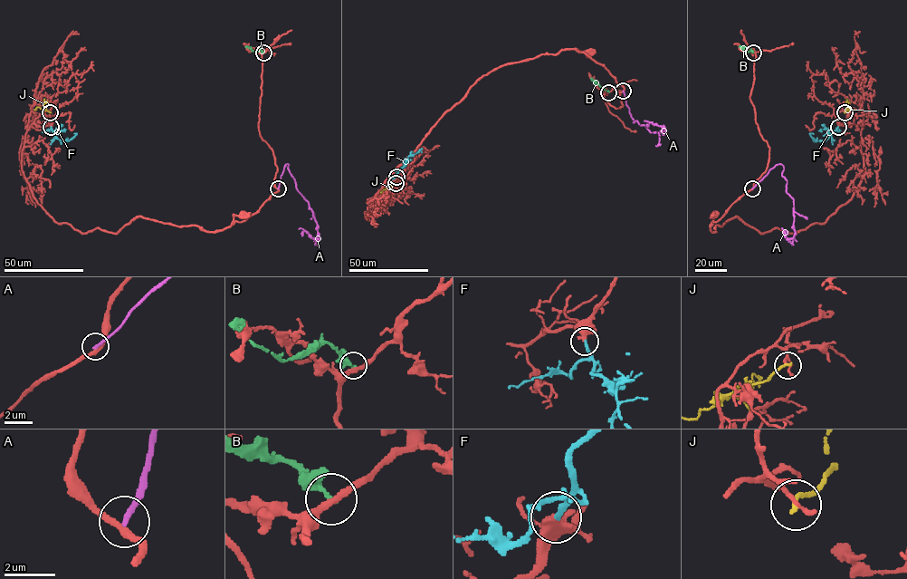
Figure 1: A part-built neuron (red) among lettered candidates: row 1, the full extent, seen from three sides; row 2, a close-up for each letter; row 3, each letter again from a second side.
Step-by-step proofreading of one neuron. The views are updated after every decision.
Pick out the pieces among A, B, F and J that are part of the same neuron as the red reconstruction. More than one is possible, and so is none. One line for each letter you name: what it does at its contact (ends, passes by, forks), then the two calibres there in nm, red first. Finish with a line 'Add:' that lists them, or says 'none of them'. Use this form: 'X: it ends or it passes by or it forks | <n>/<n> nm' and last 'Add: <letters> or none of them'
F: it ends | 400/220 nm
Add: F

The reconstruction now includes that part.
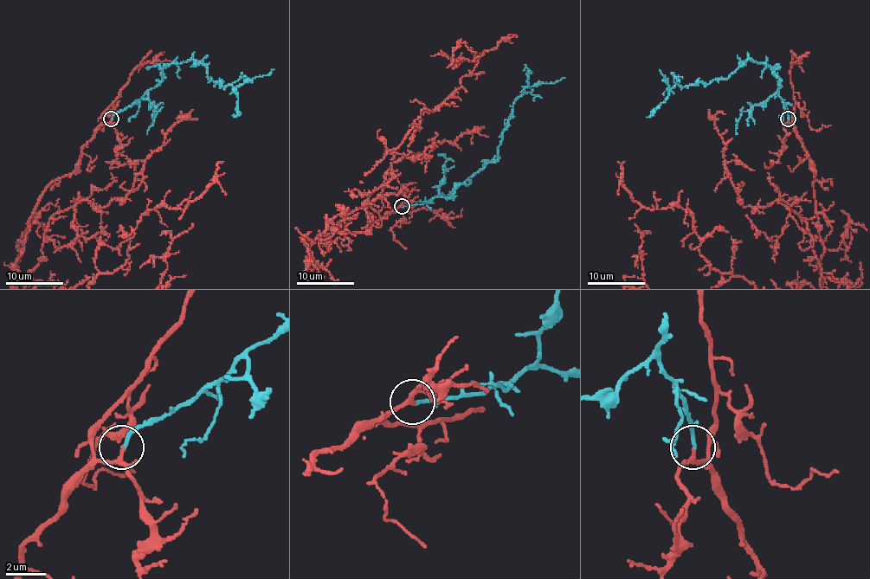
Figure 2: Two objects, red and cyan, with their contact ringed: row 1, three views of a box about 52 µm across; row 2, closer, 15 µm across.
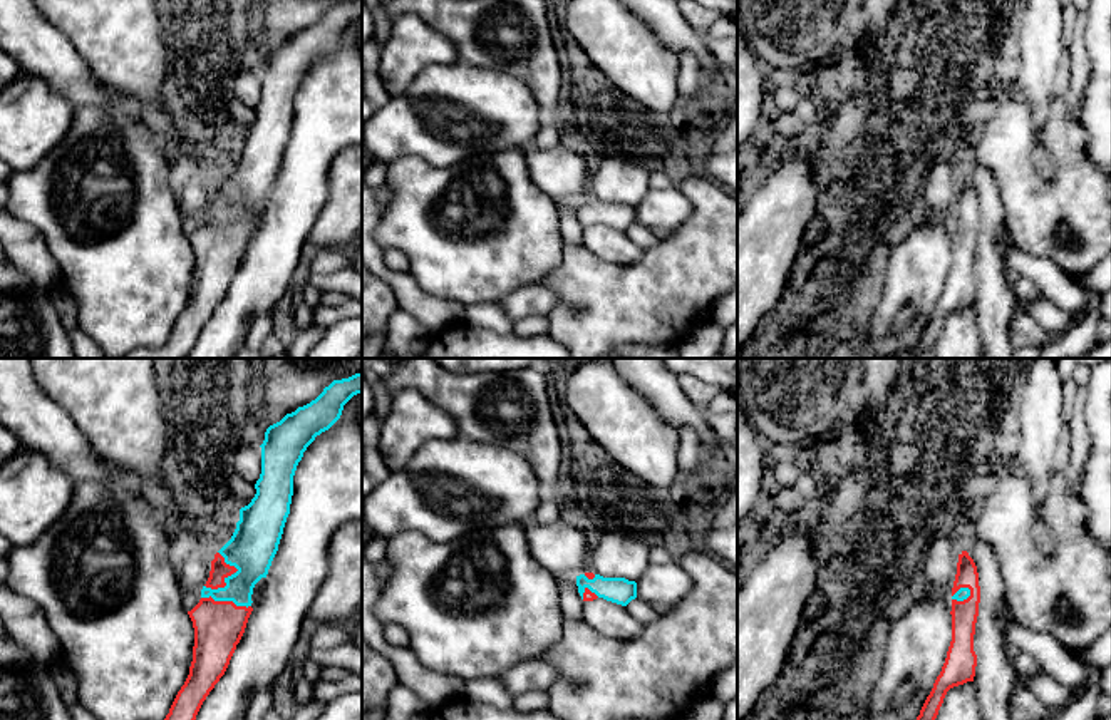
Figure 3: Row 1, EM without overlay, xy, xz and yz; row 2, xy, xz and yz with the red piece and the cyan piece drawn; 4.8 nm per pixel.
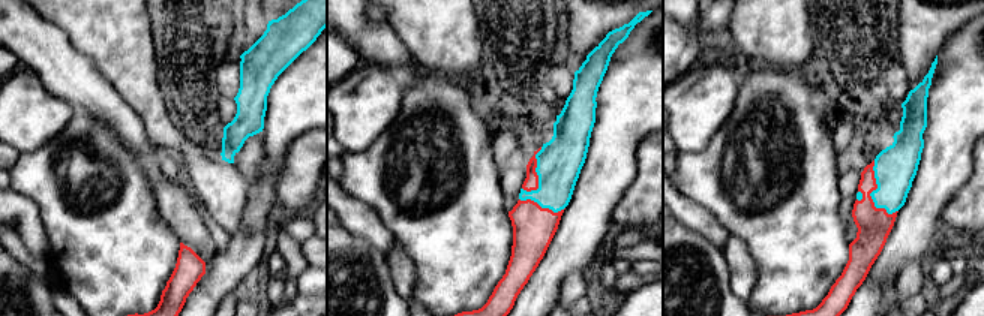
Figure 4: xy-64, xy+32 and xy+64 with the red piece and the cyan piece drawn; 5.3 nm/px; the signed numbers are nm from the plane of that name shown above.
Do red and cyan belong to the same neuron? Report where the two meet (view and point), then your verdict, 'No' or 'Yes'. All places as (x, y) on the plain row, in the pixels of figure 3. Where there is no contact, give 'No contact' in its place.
Touches red at xy (227, 226). Yes

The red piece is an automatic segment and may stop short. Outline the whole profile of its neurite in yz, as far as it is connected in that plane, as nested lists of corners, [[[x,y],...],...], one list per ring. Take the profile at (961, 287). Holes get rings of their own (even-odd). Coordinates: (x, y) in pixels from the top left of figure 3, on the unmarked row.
[[[967,176],[959,179],[957,199],[952,213],[952,266],[945,288],[927,321],[920,340],[908,350],[890,358],[918,358],[933,352],[947,316],[953,311],[974,306],[977,280],[974,276],[975,248],[979,241],[980,211],[974,184]]]

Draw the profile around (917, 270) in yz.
[[[930,216],[917,226],[897,248],[893,248],[883,281],[883,293],[868,325],[873,358],[890,358],[893,353],[908,350],[920,340],[937,301],[947,283],[952,266],[952,221]],[[903,306],[912,306],[915,315],[910,325],[897,333],[893,321]]]

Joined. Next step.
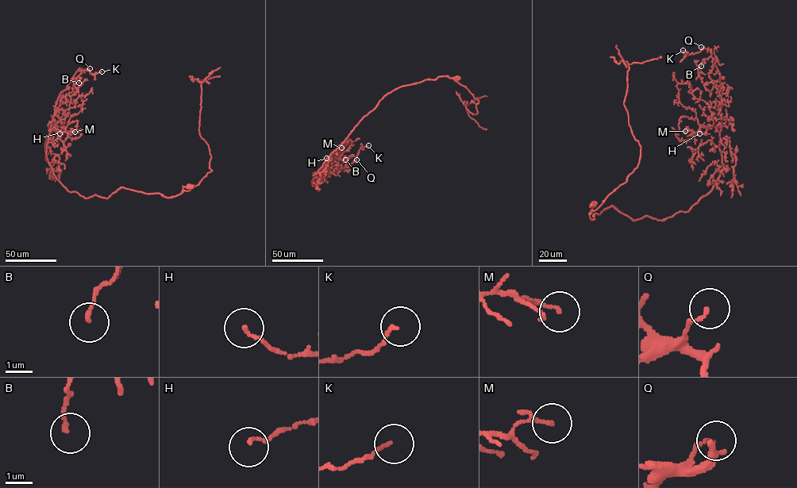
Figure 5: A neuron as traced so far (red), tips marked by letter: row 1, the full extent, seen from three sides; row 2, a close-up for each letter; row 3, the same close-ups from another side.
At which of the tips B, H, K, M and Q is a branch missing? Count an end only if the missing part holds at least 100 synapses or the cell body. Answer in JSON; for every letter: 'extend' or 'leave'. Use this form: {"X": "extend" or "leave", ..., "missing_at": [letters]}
{"B": "leave", "H": "leave", "K": "leave", "M": "leave", "Q": "leave", "missing_at": []}

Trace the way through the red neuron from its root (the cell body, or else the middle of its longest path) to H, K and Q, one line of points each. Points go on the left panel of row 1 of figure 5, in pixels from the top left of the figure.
H: (189, 186), (170, 197), (123, 187), (107, 198), (70, 192), (46, 158), (49, 132), (65, 129), (59, 133)
K: (189, 186), (170, 197), (120, 187), (85, 197), (56, 178), (46, 146), (57, 97), (82, 70), (102, 71)
Q: (189, 186), (170, 197), (120, 187), (107, 198), (85, 197), (56, 178), (46, 154), (55, 106), (90, 68)

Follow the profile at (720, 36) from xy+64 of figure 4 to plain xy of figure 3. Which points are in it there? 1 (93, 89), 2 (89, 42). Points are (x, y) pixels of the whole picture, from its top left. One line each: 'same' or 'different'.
1: same
2: different

